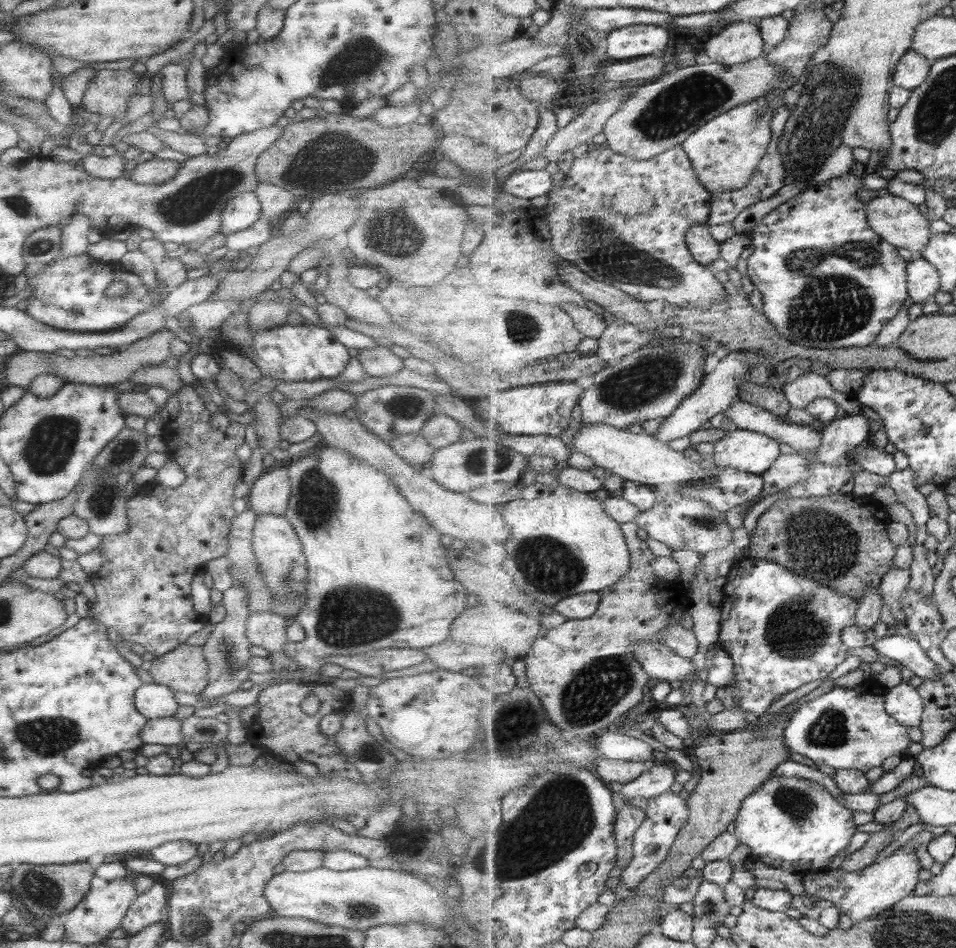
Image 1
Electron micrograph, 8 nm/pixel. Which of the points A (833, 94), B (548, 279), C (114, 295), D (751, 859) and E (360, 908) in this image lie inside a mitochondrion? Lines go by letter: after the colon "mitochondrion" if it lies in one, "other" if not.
A: mitochondrion
B: mitochondrion
C: other
D: other
E: mitochondrion

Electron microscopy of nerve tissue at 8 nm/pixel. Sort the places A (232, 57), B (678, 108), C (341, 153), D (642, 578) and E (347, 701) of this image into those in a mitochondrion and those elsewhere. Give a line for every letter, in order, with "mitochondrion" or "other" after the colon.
A: other
B: mitochondrion
C: mitochondrion
D: other
E: other

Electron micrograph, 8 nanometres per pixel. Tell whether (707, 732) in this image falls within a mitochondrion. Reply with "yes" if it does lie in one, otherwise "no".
no

